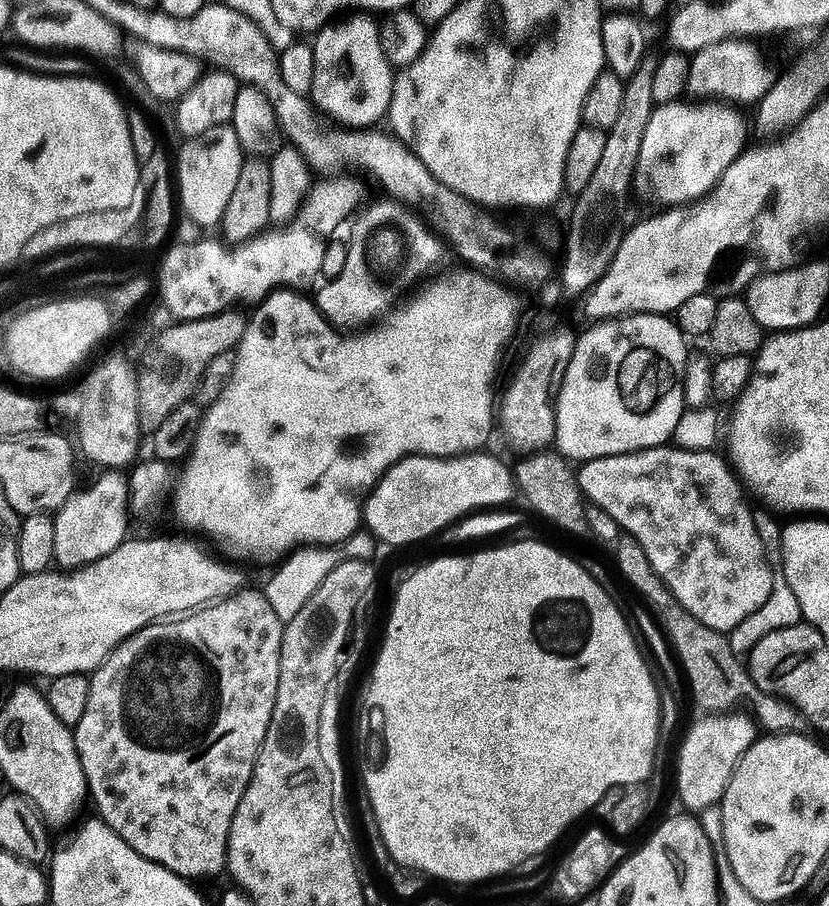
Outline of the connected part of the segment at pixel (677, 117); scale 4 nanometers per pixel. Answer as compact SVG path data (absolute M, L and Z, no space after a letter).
M689 102L659 107L644 136L642 150L636 163L634 186L639 196L651 196L661 207L690 206L706 197L720 181L726 170L745 151L748 120L737 107L726 102Z

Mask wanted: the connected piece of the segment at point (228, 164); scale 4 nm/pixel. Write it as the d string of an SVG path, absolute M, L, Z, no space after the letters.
M231 126L215 128L206 134L189 139L188 144L180 152L180 180L178 176L178 200L182 205L182 212L187 219L198 222L205 230L219 225L226 214L226 206L230 206L230 198L238 187L238 178L242 175L242 166L246 159L246 153L238 142L238 134Z

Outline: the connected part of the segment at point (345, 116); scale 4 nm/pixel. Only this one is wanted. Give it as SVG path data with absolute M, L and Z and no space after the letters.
M356 14L351 18L341 19L339 22L333 22L321 28L314 40L316 50L314 54L314 90L310 99L329 121L349 130L375 129L379 125L376 123L379 120L383 121L388 115L396 86L397 73L387 58L384 42L380 37L381 25L375 24L372 20L375 19L368 14Z

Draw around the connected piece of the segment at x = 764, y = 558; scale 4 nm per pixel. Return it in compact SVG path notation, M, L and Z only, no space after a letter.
M665 446L647 448L610 458L589 460L579 469L580 491L592 504L610 514L629 537L636 539L650 558L650 566L678 598L680 605L710 630L730 634L754 610L770 598L777 577L772 577L768 552L760 537L760 528L752 517L745 485L731 463L719 451L691 452L685 448Z

